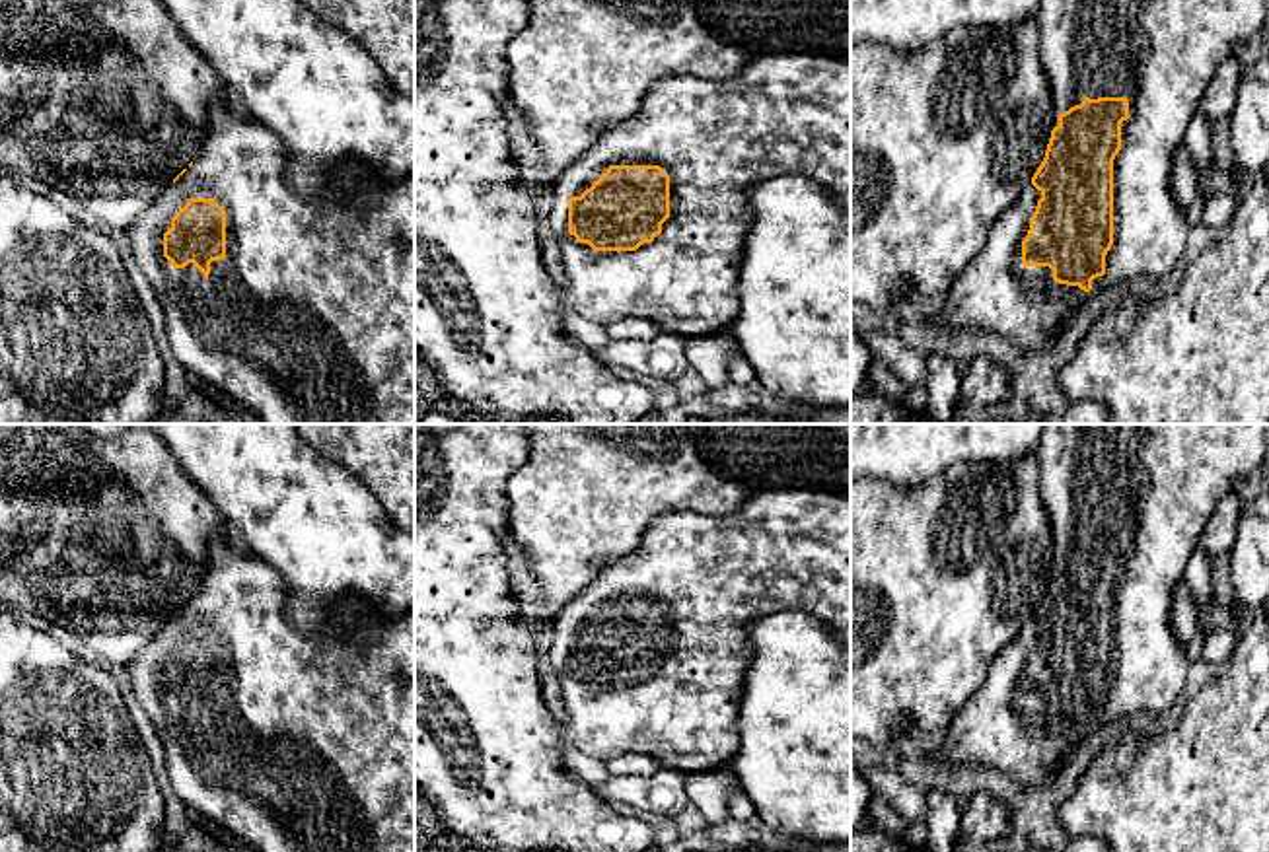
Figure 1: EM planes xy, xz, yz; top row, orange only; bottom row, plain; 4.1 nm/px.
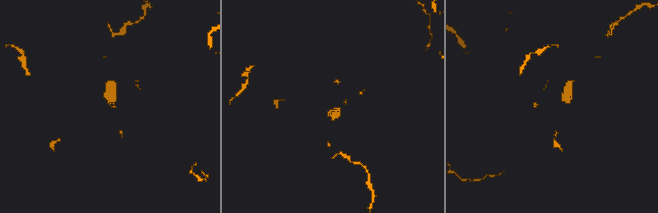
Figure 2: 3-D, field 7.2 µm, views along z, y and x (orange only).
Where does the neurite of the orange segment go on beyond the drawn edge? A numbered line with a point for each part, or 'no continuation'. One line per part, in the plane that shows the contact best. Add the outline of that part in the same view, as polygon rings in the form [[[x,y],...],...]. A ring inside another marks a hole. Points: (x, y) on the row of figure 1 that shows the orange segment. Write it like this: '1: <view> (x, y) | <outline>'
1: yz (1160, 55) | [[[1041,0],[1037,16],[1039,53],[1051,84],[1053,128],[1059,124],[1059,115],[1080,105],[1084,97],[1129,99],[1129,119],[1121,123],[1121,150],[1113,160],[1113,245],[1106,255],[1106,274],[1094,278],[1092,290],[1084,292],[1078,286],[1055,282],[1049,266],[1022,265],[1022,241],[1041,198],[1041,191],[1030,183],[1018,202],[991,226],[981,253],[954,280],[948,300],[926,325],[942,327],[948,333],[997,333],[1024,352],[1039,354],[1094,290],[1166,286],[1183,255],[1189,233],[1185,208],[1172,191],[1172,156],[1183,144],[1187,124],[1199,113],[1203,91],[1216,66],[1232,56],[1242,41],[1259,31],[1267,12],[1269,0]]]

